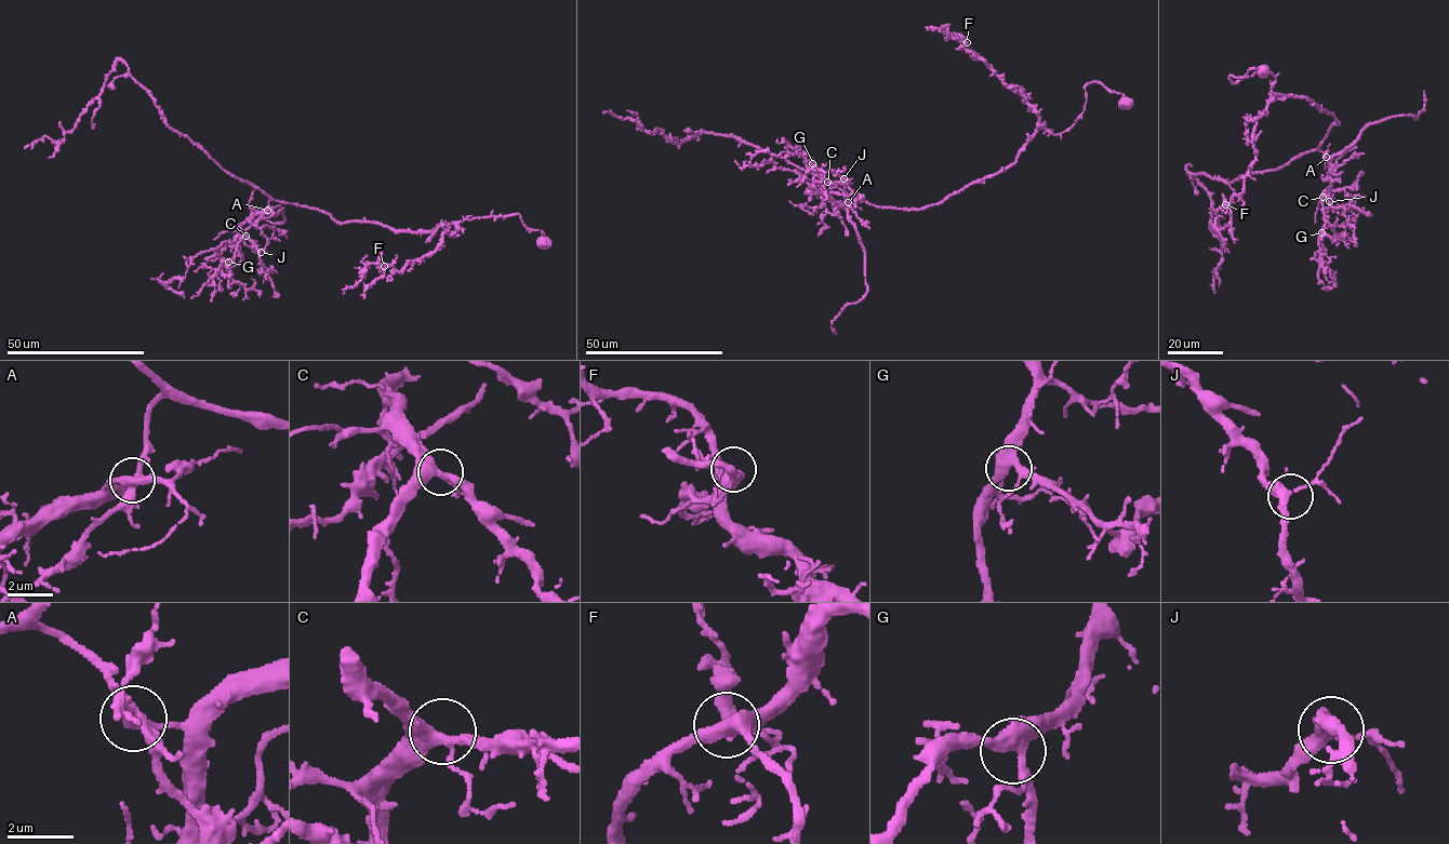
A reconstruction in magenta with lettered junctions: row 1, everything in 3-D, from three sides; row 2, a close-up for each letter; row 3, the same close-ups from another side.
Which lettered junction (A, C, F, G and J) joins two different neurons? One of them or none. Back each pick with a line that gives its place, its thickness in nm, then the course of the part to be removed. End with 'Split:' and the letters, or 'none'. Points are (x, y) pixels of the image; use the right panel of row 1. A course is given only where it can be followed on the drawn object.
A: (1326, 157) | 360 nm | (1326, 157), (1342, 152), (1370, 124), (1392, 117), (1416, 118), (1424, 108), (1423, 90)
Split: A

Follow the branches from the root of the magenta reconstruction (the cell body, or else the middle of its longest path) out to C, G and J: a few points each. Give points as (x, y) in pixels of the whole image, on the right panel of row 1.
C: (1263, 71), (1230, 80), (1268, 72), (1272, 94), (1305, 98), (1339, 122), (1317, 149), (1330, 163), (1323, 197)
G: (1263, 71), (1230, 80), (1268, 72), (1272, 94), (1305, 98), (1339, 122), (1317, 149), (1330, 163), (1321, 232)
J: (1263, 71), (1230, 80), (1268, 72), (1272, 94), (1305, 98), (1339, 122), (1317, 149), (1330, 159), (1329, 201)

